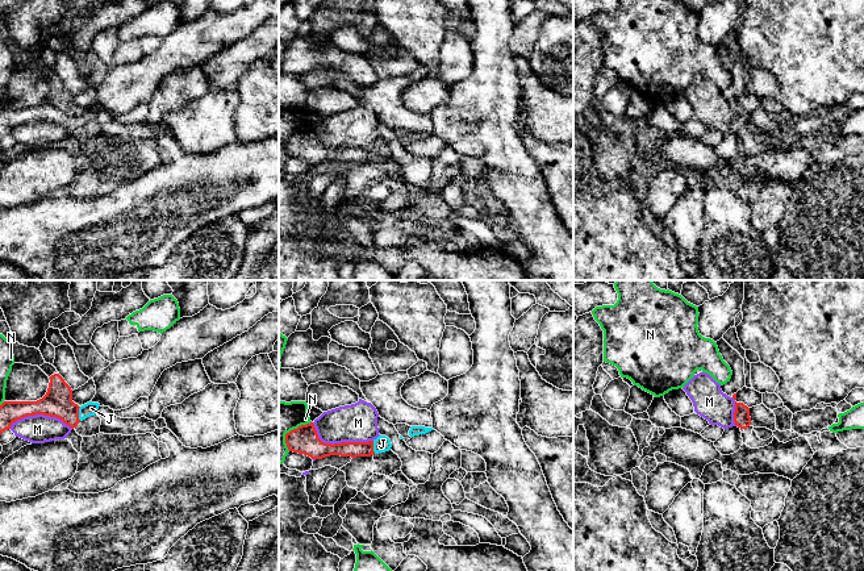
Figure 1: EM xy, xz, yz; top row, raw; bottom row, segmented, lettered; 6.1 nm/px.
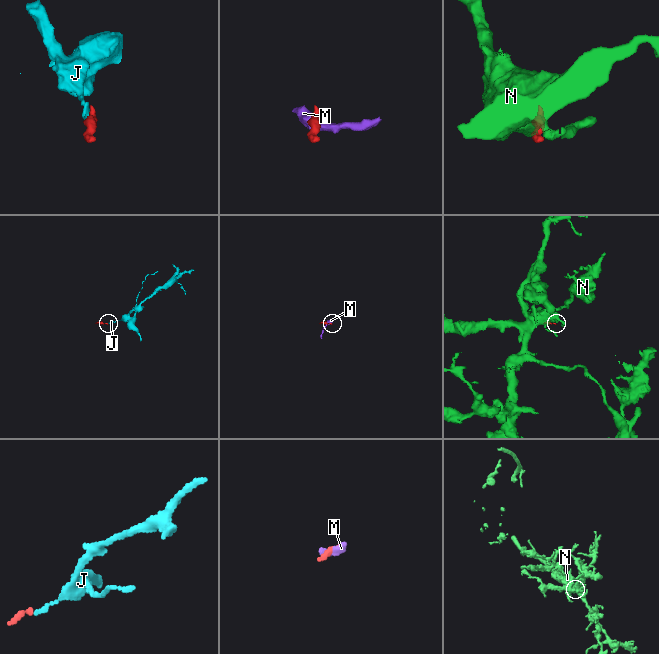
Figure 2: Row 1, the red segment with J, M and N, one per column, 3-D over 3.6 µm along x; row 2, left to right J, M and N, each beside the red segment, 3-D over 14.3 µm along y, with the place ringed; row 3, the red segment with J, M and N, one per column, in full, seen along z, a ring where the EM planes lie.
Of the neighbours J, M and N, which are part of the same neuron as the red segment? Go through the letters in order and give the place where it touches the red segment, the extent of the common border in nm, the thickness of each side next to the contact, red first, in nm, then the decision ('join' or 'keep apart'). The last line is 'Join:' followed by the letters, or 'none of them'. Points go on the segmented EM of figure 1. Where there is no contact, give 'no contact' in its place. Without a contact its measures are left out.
J: contact xy (78, 413); length 90 nm; calibres 180 and 80 nm; join
M: contact xz (338, 444); length 400 nm; calibres 170 and 240 nm; keep apart
N: contact xz (291, 430); length 240 nm; calibres 170 and 200 nm; keep apart
Join: J

